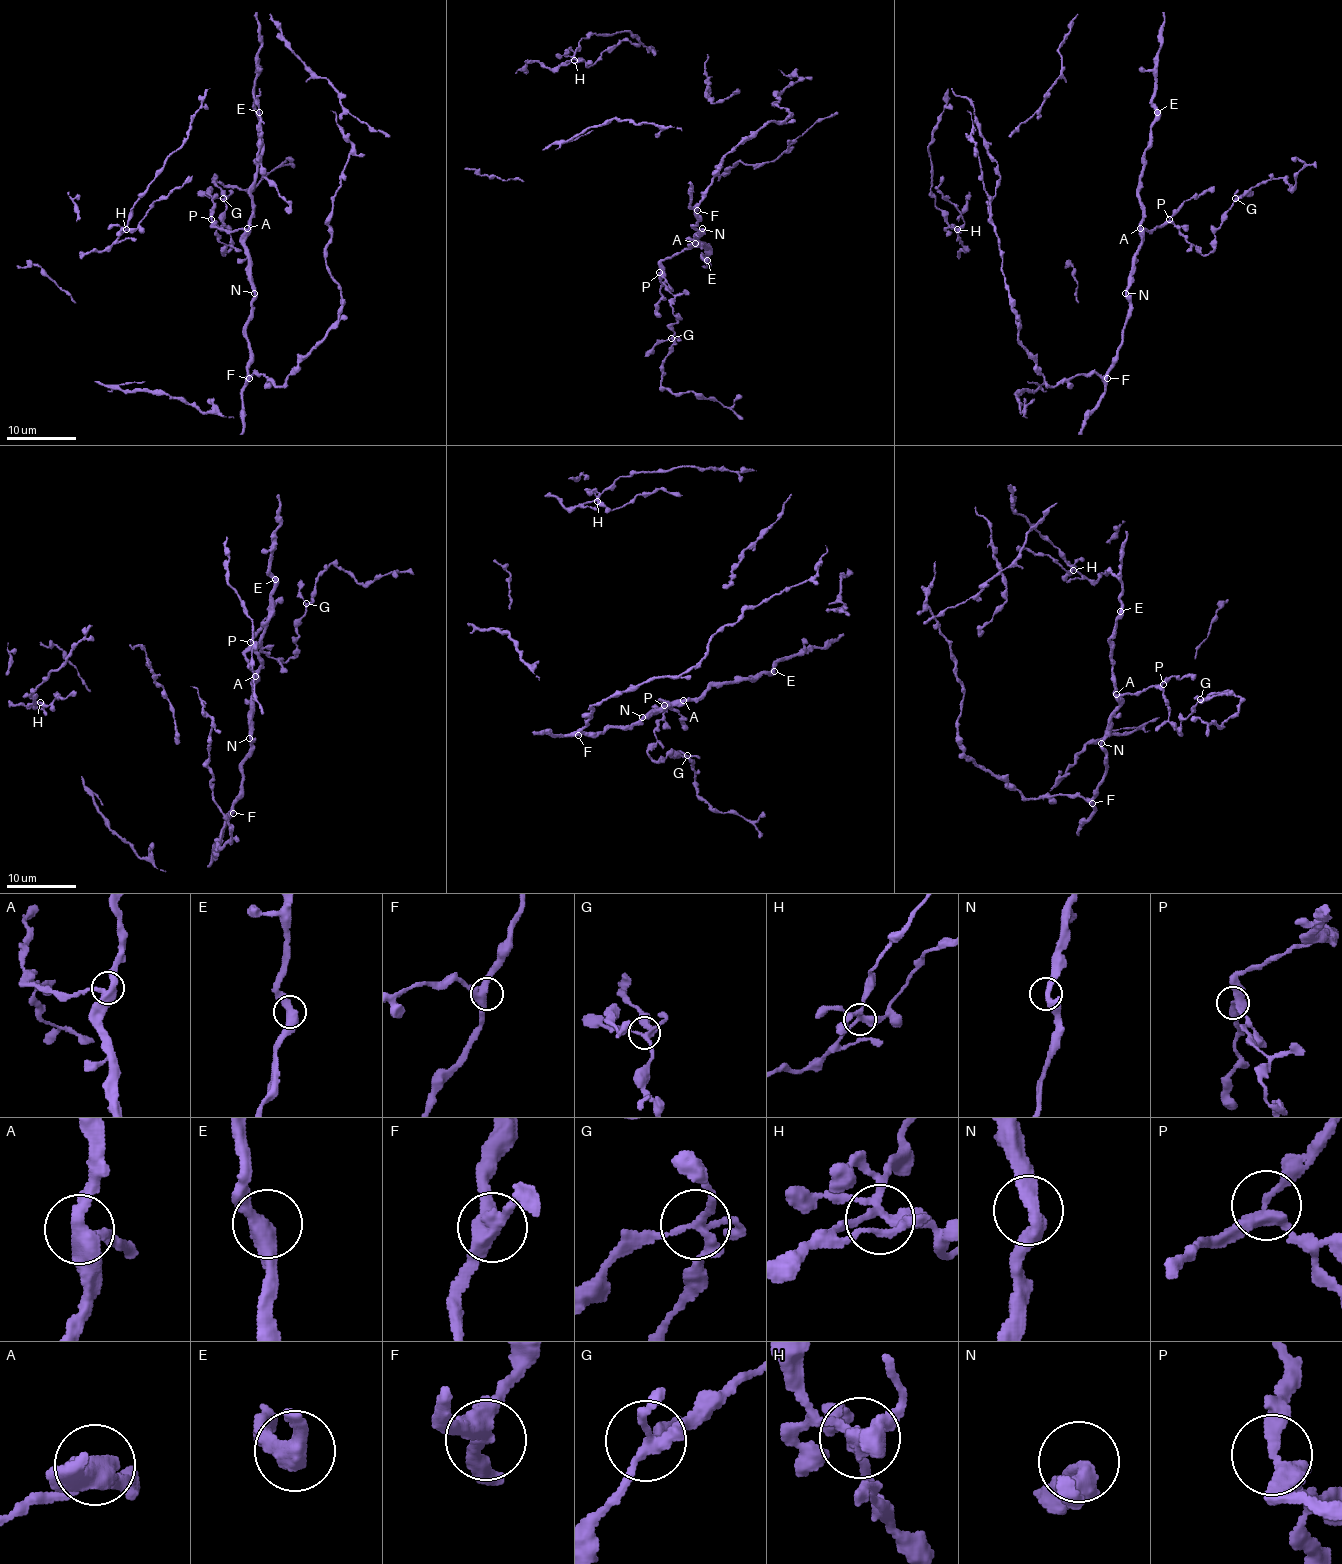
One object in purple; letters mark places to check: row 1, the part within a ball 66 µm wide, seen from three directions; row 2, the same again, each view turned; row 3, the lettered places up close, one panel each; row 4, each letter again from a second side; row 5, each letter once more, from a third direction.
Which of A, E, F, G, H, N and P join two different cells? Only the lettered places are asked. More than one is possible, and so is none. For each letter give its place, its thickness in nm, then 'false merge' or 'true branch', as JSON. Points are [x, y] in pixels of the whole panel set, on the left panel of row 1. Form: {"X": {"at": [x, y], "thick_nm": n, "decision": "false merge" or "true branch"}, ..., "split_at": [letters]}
{"A": {"at": [247, 228], "thick_nm": 420, "decision": "true branch"}, "E": {"at": [259, 112], "thick_nm": 480, "decision": "true branch"}, "F": {"at": [249, 378], "thick_nm": 440, "decision": "true branch"}, "G": {"at": [223, 198], "thick_nm": 220, "decision": "true branch"}, "H": {"at": [126, 229], "thick_nm": 300, "decision": "true branch"}, "N": {"at": [254, 293], "thick_nm": 360, "decision": "true branch"}, "P": {"at": [211, 219], "thick_nm": 280, "decision": "true branch"}, "split_at": []}

